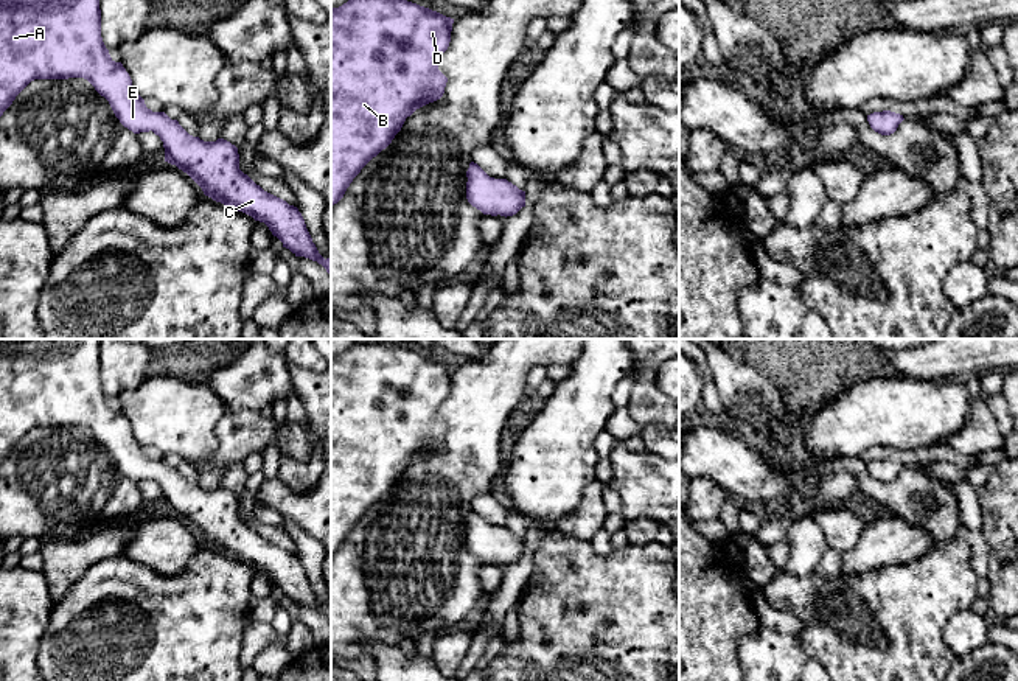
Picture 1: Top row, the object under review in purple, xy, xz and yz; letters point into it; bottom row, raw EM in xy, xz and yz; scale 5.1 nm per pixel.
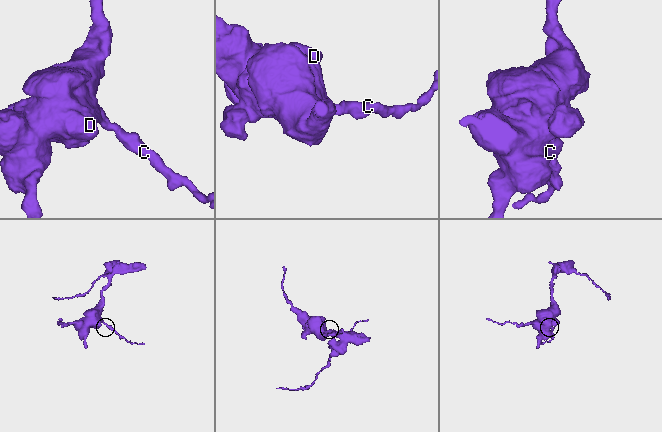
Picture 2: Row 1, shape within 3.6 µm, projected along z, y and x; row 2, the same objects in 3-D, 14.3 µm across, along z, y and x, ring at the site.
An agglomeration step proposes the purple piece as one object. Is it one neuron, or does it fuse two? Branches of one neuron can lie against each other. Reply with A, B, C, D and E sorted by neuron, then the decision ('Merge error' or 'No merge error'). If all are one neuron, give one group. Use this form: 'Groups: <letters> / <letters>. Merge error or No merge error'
Groups: A B C D E. No merge error

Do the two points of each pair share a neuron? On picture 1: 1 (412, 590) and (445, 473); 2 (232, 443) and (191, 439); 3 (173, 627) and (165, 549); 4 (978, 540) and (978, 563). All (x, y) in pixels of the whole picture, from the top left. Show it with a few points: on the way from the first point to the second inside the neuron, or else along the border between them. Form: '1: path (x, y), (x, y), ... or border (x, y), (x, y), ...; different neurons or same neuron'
1: path (412, 560), (412, 543), (431, 502); same neuron
2: border (229, 411), (216, 425), (218, 447), (196, 467); different neurons
3: border (196, 552), (174, 576), (162, 576), (134, 562); different neurons
4: path (978, 546), (978, 557); same neuron

